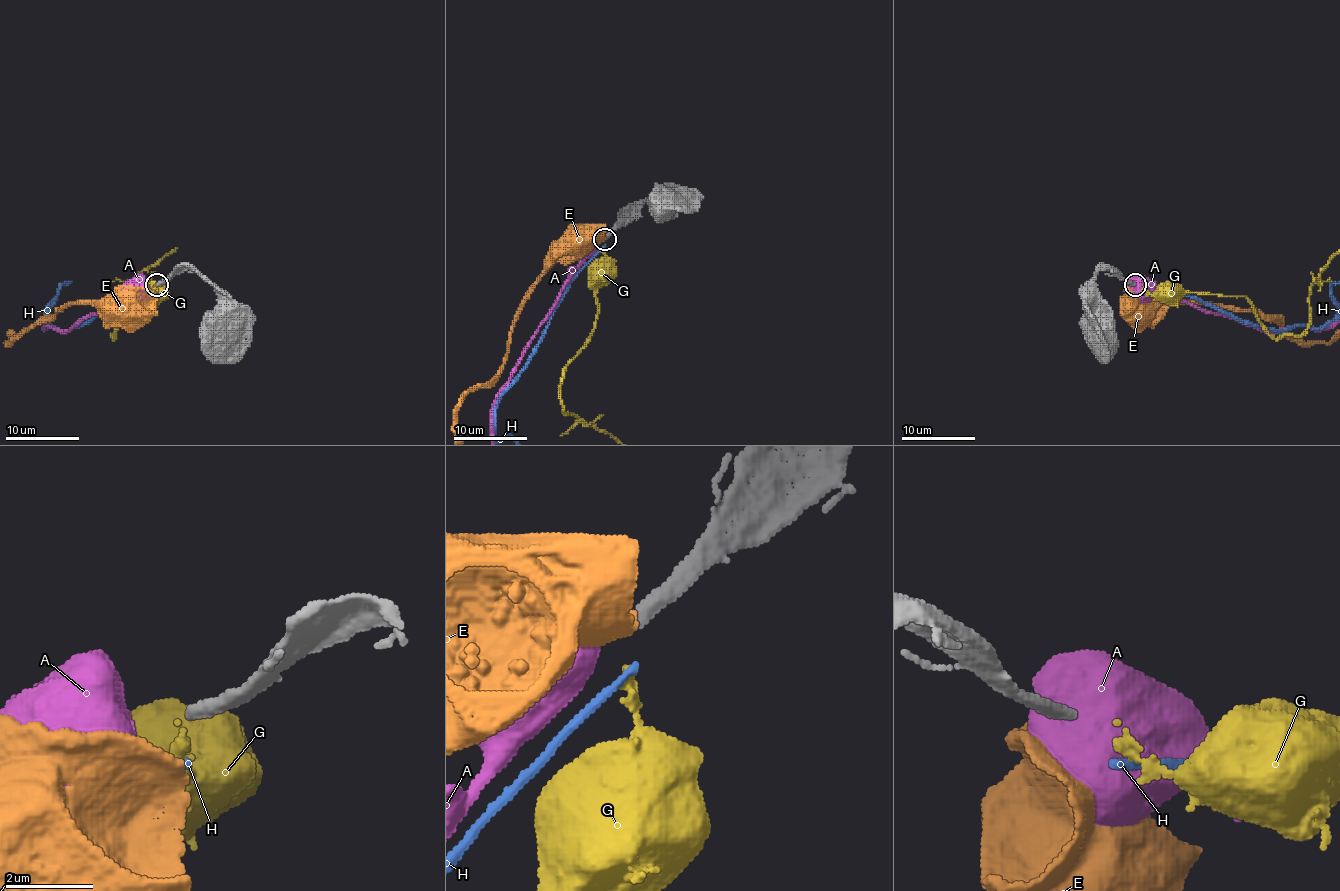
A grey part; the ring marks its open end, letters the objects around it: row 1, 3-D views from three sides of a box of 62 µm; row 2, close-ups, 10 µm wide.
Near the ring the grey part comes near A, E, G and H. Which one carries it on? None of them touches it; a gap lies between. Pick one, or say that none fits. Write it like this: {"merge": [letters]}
{"merge": []}

